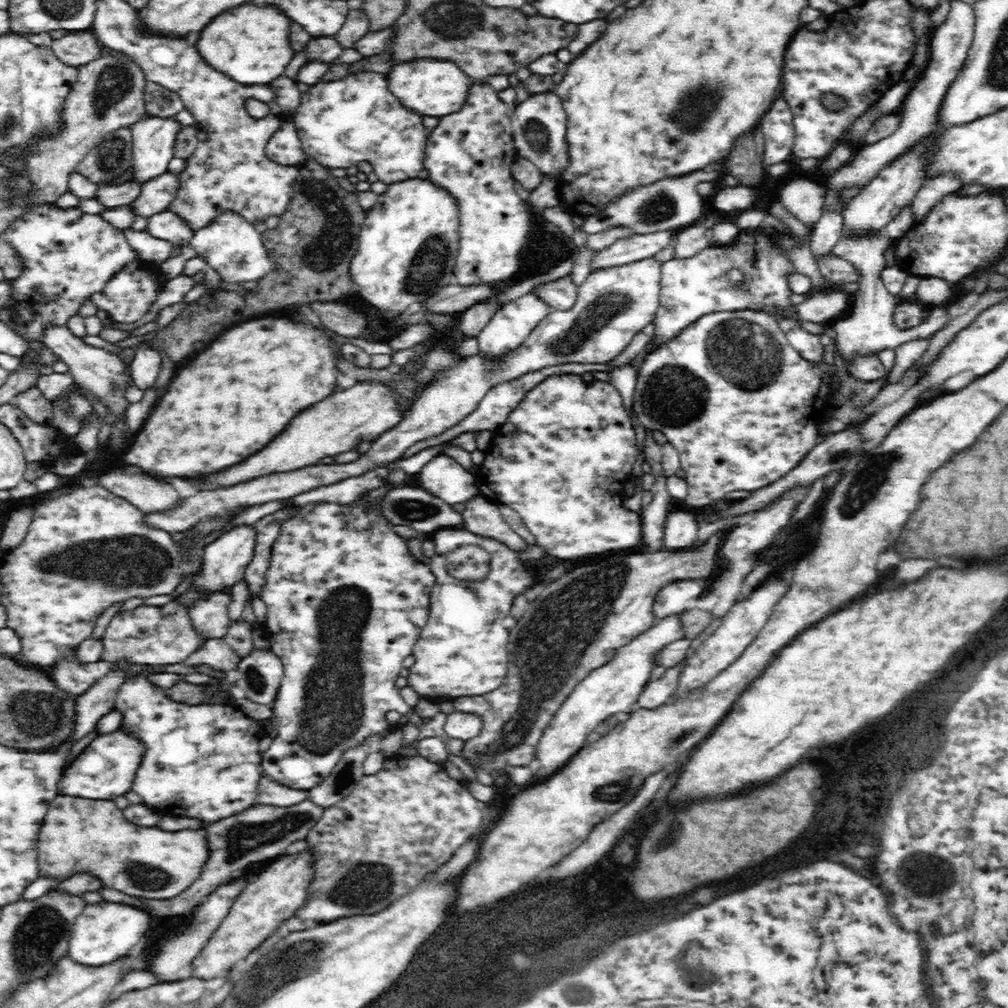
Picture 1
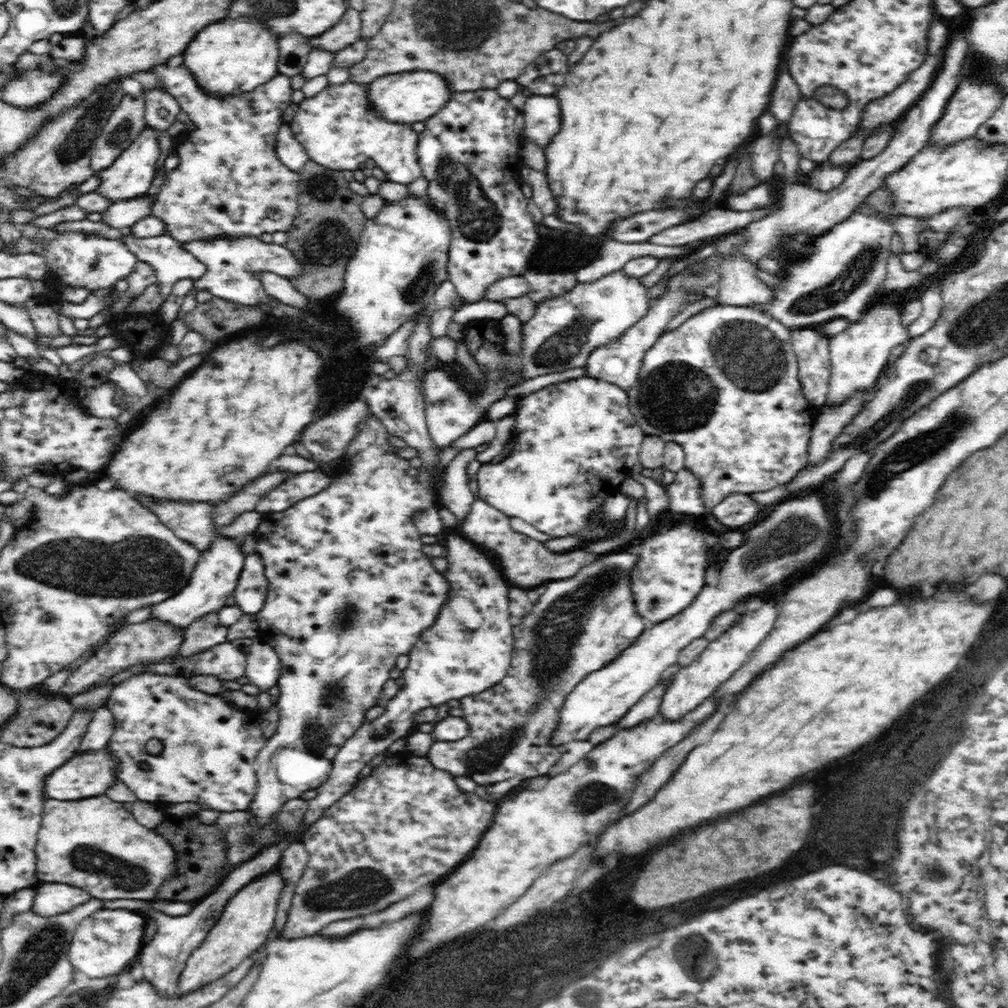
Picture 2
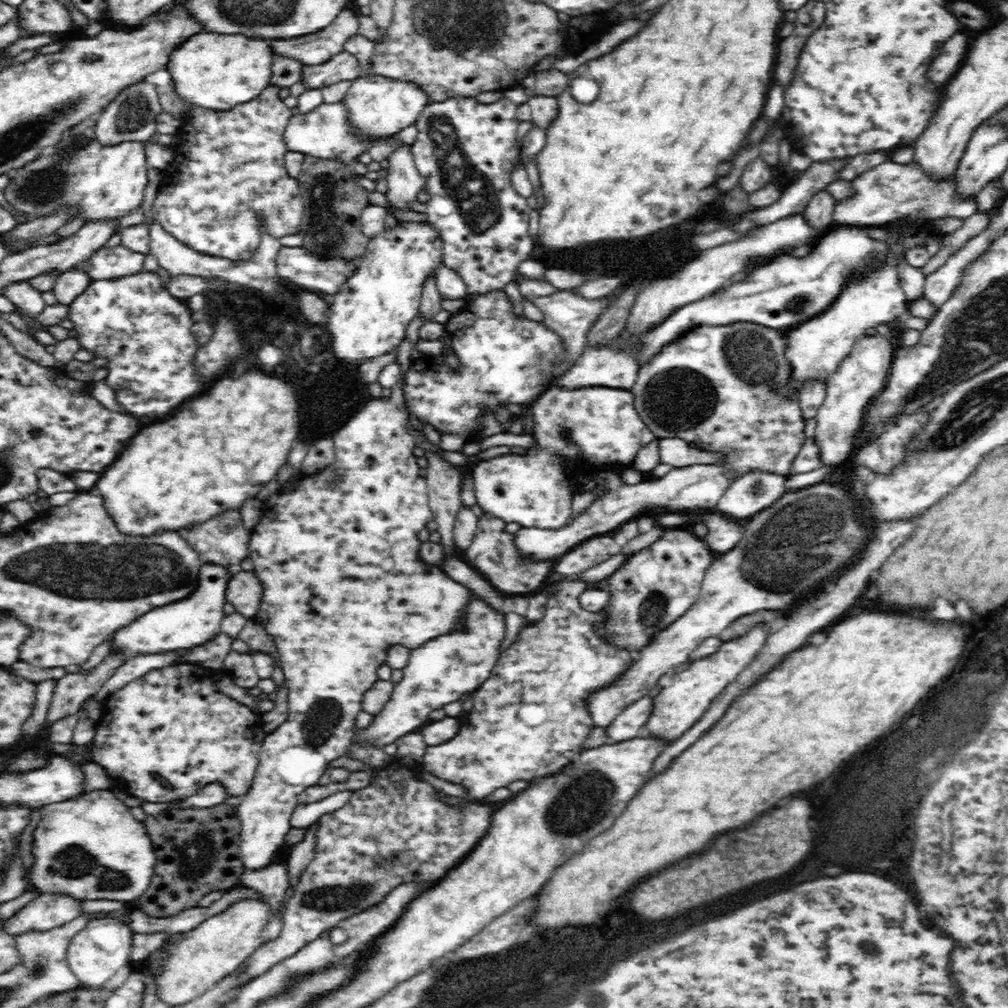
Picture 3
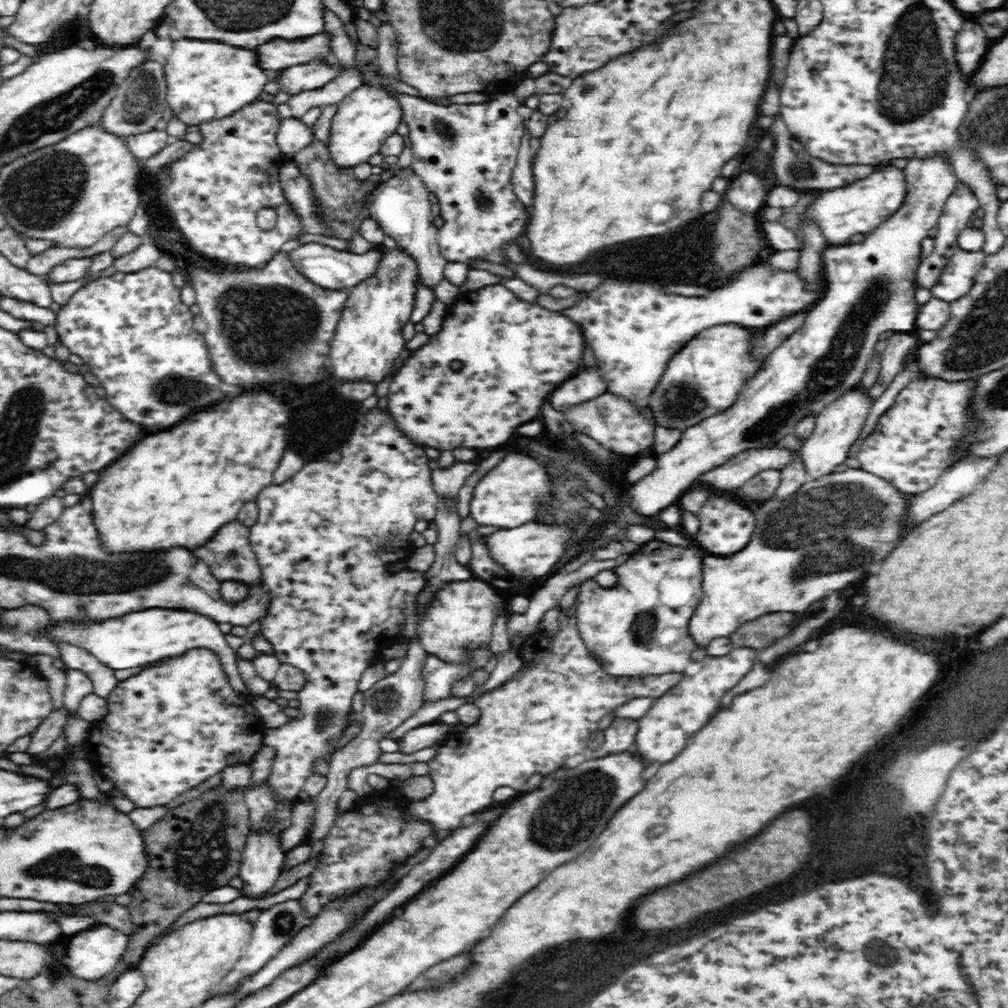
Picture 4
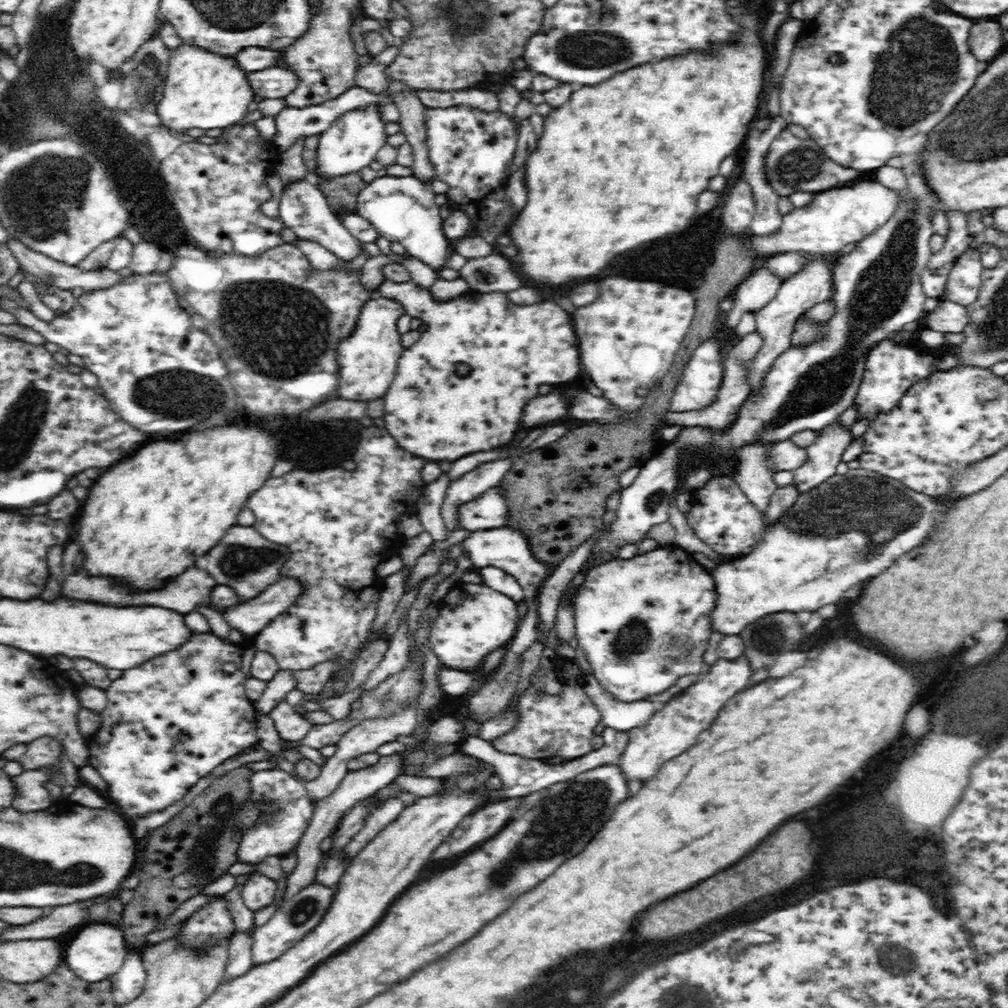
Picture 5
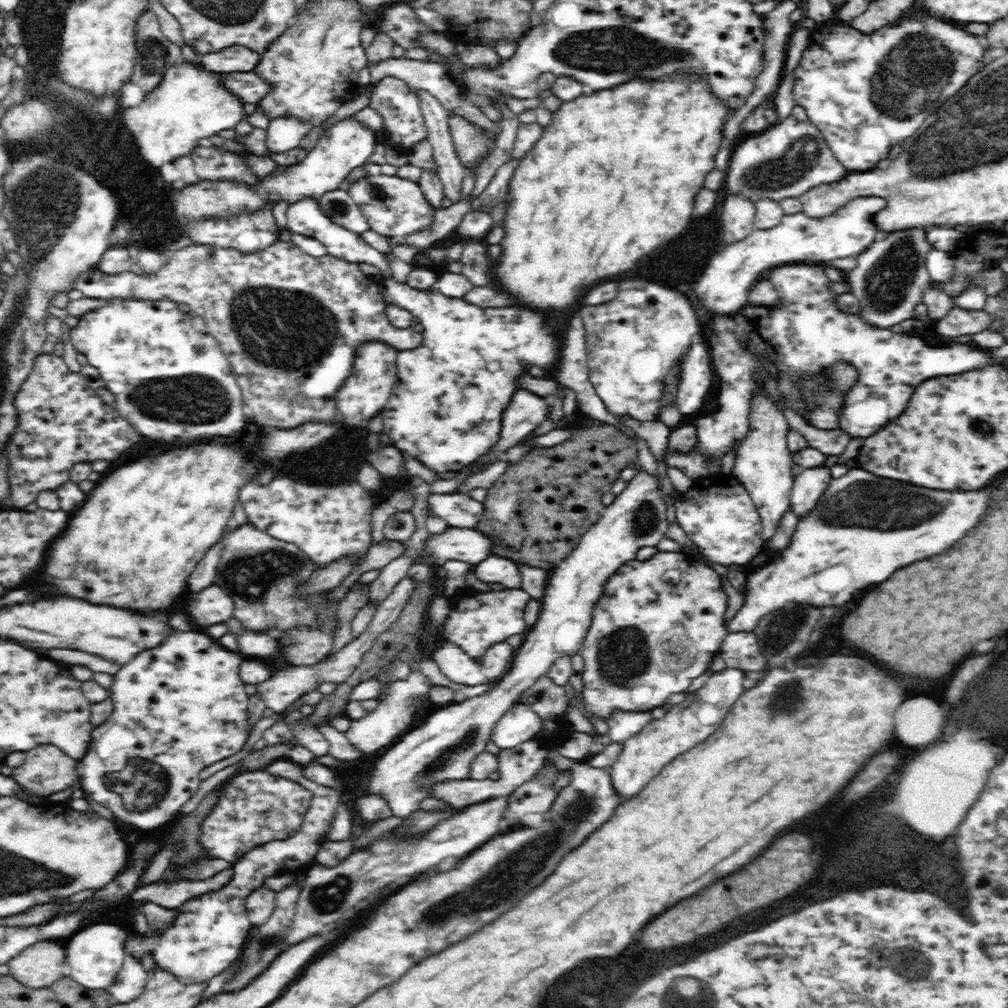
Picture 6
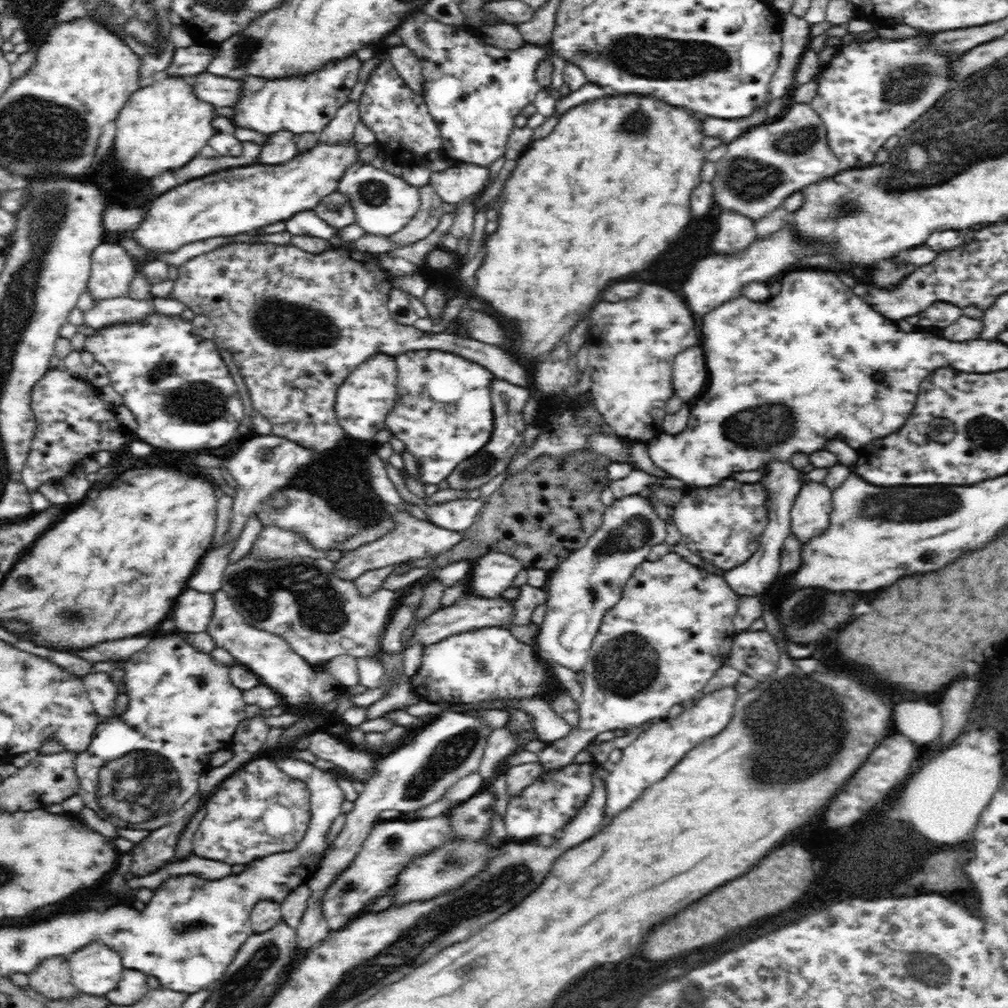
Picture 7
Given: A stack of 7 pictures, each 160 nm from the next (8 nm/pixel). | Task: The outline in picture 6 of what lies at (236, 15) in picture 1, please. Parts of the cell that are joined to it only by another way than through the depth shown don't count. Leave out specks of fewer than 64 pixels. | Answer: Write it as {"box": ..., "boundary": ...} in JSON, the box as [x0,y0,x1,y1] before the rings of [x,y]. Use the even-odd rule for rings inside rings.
{"box":[121,60,245,166],"boundary":[[[184,60],[180,65],[166,69],[162,82],[144,93],[136,108],[124,106],[121,120],[136,138],[140,156],[152,166],[163,166],[193,153],[202,138],[215,136],[220,130],[233,129],[245,114],[243,100],[223,85],[220,73],[204,68],[201,63]]]}

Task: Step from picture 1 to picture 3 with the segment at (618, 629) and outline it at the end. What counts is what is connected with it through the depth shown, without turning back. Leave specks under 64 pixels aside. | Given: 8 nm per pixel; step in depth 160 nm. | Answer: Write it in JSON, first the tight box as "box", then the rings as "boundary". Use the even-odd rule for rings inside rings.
{"box":[420,577,635,801],"boundary":[[[579,577],[564,578],[558,584],[554,584],[553,589],[543,590],[547,598],[543,618],[538,622],[528,622],[525,619],[519,622],[521,630],[518,636],[516,636],[515,642],[499,656],[497,665],[490,673],[490,678],[478,690],[471,693],[470,698],[472,699],[473,706],[471,711],[462,717],[458,734],[448,742],[443,742],[441,745],[429,746],[426,753],[423,754],[420,761],[423,763],[423,768],[427,772],[439,779],[454,782],[454,784],[462,784],[464,788],[469,790],[467,800],[479,801],[482,798],[486,798],[486,796],[490,796],[494,790],[508,786],[514,780],[526,781],[532,780],[532,778],[535,780],[541,776],[556,774],[562,766],[570,764],[574,760],[574,756],[578,756],[582,752],[582,746],[584,746],[582,742],[586,740],[586,736],[590,734],[590,730],[595,727],[592,722],[592,717],[589,715],[588,698],[598,689],[609,688],[619,677],[624,676],[625,670],[630,666],[630,660],[635,656],[635,654],[622,654],[622,649],[614,650],[614,646],[606,646],[606,642],[602,642],[602,637],[594,638],[594,622],[598,622],[598,611],[586,611],[578,603],[578,596],[582,592],[590,588],[605,587],[607,582],[608,577],[597,582],[586,582]]]}

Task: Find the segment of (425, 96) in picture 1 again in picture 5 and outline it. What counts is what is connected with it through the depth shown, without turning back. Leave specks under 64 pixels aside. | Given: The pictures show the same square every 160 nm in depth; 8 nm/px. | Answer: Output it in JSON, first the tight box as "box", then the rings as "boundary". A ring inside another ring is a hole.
{"box":[316,103,388,178],"boundary":[[[372,103],[361,109],[344,112],[330,124],[330,128],[324,130],[319,138],[318,162],[316,163],[316,171],[320,175],[324,178],[332,178],[357,173],[375,162],[378,152],[386,146],[388,138],[381,107]]]}

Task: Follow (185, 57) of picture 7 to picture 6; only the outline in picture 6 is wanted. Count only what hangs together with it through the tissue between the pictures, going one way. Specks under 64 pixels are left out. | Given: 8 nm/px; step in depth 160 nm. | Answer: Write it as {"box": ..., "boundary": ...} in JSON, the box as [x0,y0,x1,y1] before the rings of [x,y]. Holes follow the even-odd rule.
{"box":[201,45,262,73],"boundary":[[[234,45],[217,53],[203,54],[201,66],[216,73],[250,72],[260,62],[262,53]]]}

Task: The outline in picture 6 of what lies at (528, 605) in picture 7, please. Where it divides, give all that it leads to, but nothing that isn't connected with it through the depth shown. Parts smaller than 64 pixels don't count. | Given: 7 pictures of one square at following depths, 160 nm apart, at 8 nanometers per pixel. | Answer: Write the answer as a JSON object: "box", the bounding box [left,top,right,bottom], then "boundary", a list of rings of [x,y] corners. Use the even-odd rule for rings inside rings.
{"box":[440,587,530,658],"boundary":[[[472,587],[462,588],[448,600],[451,602],[451,609],[440,637],[449,639],[450,643],[460,647],[472,658],[482,658],[495,643],[504,642],[512,634],[528,631],[524,620],[524,606],[530,600],[530,595],[522,588],[485,591]]]}

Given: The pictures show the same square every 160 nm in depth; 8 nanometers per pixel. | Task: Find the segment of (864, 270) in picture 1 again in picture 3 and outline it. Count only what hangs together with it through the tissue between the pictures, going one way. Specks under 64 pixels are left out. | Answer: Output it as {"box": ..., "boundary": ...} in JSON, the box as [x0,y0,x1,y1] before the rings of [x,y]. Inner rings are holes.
{"box":[814,333,894,468],"boundary":[[[880,333],[870,334],[869,337],[862,337],[858,340],[850,350],[849,356],[844,361],[841,361],[837,369],[830,374],[829,381],[826,383],[825,401],[815,416],[818,425],[815,428],[814,437],[819,444],[819,456],[824,465],[840,468],[843,461],[856,448],[856,436],[864,425],[865,413],[868,411],[868,406],[872,404],[873,398],[881,392],[886,384],[894,354],[894,340],[890,340]]]}

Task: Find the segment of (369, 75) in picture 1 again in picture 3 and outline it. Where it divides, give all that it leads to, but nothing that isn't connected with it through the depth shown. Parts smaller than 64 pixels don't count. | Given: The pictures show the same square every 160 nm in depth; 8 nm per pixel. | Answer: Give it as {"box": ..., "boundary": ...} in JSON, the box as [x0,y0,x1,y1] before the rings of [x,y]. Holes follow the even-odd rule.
{"box":[283,100,424,210],"boundary":[[[340,100],[340,102],[332,102],[332,104],[322,102],[320,106],[316,106],[310,112],[300,112],[300,114],[290,117],[283,135],[287,151],[350,165],[358,161],[362,154],[368,154],[370,148],[374,148],[376,144],[382,144],[390,138],[366,137],[361,130],[357,130],[351,124],[349,116],[350,112],[344,102]],[[399,140],[397,148],[386,158],[390,167],[387,177],[387,198],[396,208],[409,210],[410,202],[416,202],[416,196],[423,189],[424,179],[416,169],[410,145]]]}

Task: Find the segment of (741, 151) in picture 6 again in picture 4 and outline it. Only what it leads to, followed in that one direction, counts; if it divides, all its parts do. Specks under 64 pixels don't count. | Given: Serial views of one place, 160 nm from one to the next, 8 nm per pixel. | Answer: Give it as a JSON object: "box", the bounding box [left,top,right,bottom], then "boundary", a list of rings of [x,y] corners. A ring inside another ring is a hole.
{"box":[770,114,878,192],"boundary":[[[780,114],[774,117],[774,122],[771,124],[770,135],[776,140],[776,150],[773,150],[772,162],[774,162],[774,174],[778,178],[778,182],[782,186],[798,188],[799,192],[806,191],[825,191],[832,190],[832,188],[842,188],[842,186],[848,186],[855,180],[862,180],[869,174],[874,173],[878,166],[874,165],[836,165],[828,164],[828,162],[822,162],[818,158],[812,158],[810,154],[807,154],[804,150],[802,152],[792,152],[790,144],[792,144],[792,134],[788,130],[786,123]]]}

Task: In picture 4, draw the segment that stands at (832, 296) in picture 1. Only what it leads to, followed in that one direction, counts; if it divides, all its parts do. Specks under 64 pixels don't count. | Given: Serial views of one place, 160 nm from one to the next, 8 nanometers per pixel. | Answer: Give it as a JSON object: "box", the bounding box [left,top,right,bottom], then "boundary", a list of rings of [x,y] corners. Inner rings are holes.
{"box":[559,259,825,403],"boundary":[[[764,259],[744,267],[732,282],[718,285],[720,288],[708,291],[705,296],[664,294],[660,287],[656,288],[656,285],[648,283],[620,284],[617,280],[604,280],[604,284],[600,284],[594,292],[587,293],[578,304],[559,313],[580,324],[581,333],[596,354],[597,367],[602,373],[603,380],[607,382],[607,392],[618,394],[632,402],[643,403],[658,384],[670,358],[678,350],[682,350],[686,342],[701,330],[716,324],[736,324],[754,330],[771,327],[786,317],[802,311],[808,312],[822,298],[825,285],[824,271],[822,280],[813,282],[813,280],[804,279],[797,268],[794,271],[780,271],[780,269],[774,269],[774,266]]]}

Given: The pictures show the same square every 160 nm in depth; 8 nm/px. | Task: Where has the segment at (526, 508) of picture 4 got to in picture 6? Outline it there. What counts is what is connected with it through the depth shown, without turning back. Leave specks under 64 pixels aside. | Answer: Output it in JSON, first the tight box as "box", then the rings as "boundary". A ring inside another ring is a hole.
{"box":[427,492,484,529],"boundary":[[[462,492],[431,493],[427,502],[433,514],[444,519],[449,527],[476,529],[484,513],[484,503]]]}

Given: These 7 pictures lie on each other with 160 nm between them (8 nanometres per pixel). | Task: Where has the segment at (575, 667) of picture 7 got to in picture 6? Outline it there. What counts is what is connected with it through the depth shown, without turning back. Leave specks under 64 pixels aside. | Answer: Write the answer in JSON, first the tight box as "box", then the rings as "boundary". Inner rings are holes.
{"box":[363,470,668,817],"boundary":[[[640,470],[627,482],[624,492],[620,492],[615,497],[613,503],[604,506],[600,511],[598,522],[590,527],[580,539],[578,546],[570,554],[560,561],[549,576],[548,584],[545,588],[544,598],[540,599],[540,614],[538,621],[527,632],[523,644],[517,648],[517,656],[513,658],[508,672],[498,679],[492,688],[486,692],[472,696],[462,702],[451,702],[446,706],[436,707],[422,724],[416,728],[408,730],[399,740],[396,740],[380,756],[371,771],[367,790],[363,792],[369,794],[379,794],[383,796],[391,808],[392,815],[397,817],[407,817],[414,810],[420,809],[420,800],[428,798],[428,788],[434,782],[442,780],[468,779],[470,776],[470,762],[474,760],[476,754],[485,752],[486,740],[490,739],[493,733],[494,724],[509,709],[512,708],[521,694],[536,683],[536,680],[549,671],[556,658],[560,656],[572,656],[572,653],[579,652],[585,641],[586,633],[589,633],[592,620],[592,606],[600,600],[604,592],[604,582],[620,568],[620,566],[633,561],[637,557],[638,549],[644,546],[655,547],[668,528],[668,516],[666,515],[666,502],[664,492],[656,474]]]}

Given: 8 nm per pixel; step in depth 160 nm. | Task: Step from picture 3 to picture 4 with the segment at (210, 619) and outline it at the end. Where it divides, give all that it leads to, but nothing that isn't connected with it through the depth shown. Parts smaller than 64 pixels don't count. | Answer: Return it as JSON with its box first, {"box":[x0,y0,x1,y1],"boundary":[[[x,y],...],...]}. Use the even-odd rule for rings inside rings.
{"box":[48,608,249,694],"boundary":[[[150,608],[150,610],[126,614],[120,618],[104,620],[98,624],[90,623],[90,626],[82,626],[81,622],[73,622],[72,626],[70,624],[49,626],[48,635],[52,641],[69,642],[73,646],[86,648],[103,665],[115,671],[136,668],[162,658],[178,657],[180,654],[186,654],[188,650],[193,650],[194,646],[209,647],[210,650],[218,651],[218,657],[222,660],[222,670],[225,670],[225,674],[229,676],[230,687],[242,694],[249,691],[240,678],[235,660],[236,652],[228,646],[226,634],[218,628],[214,620],[202,614],[194,614],[186,610]]]}

